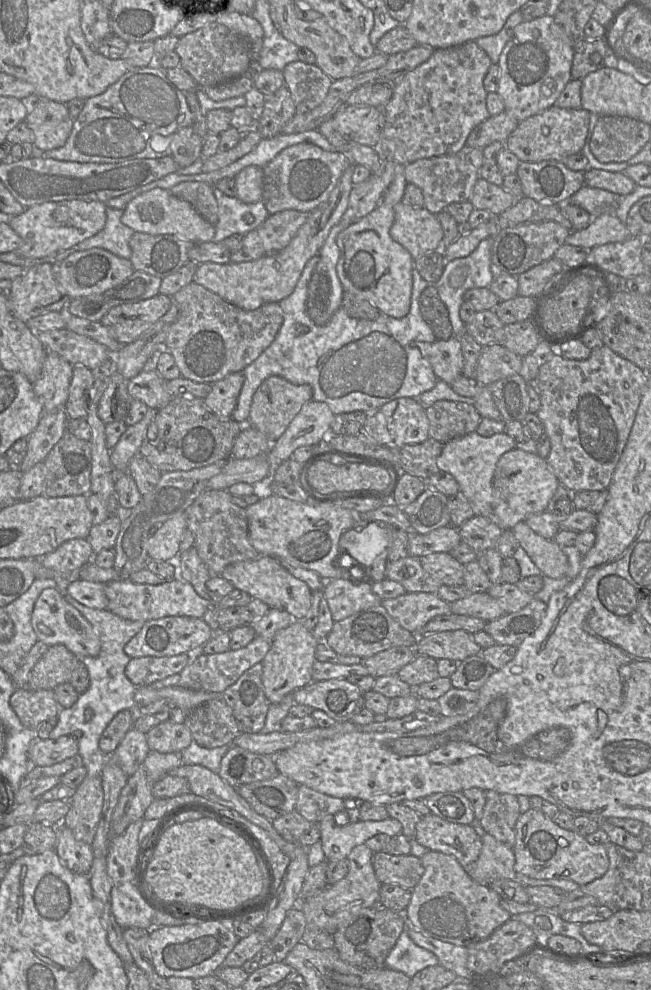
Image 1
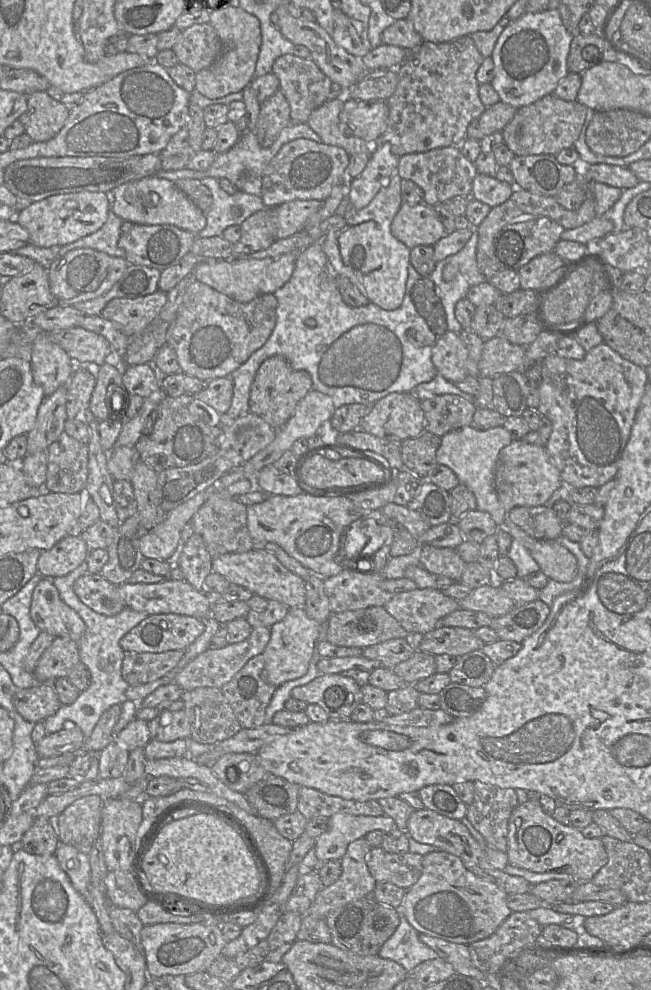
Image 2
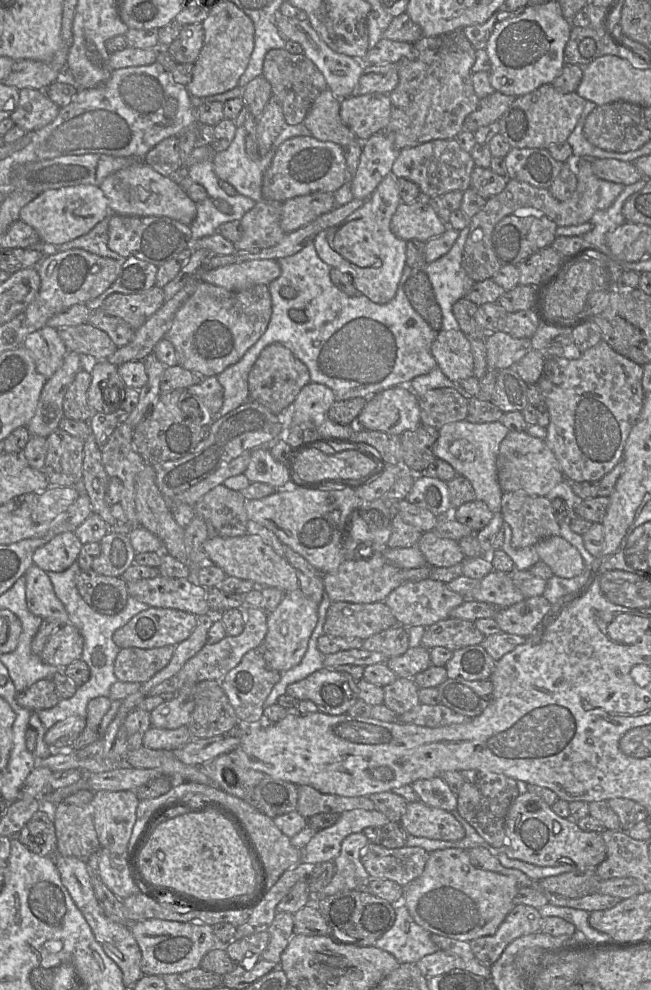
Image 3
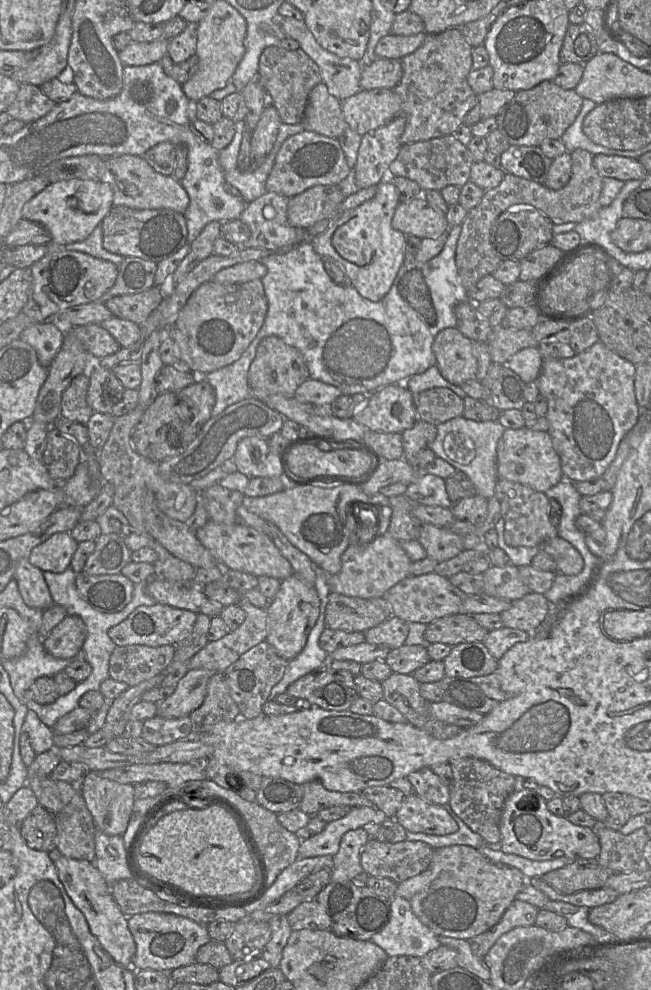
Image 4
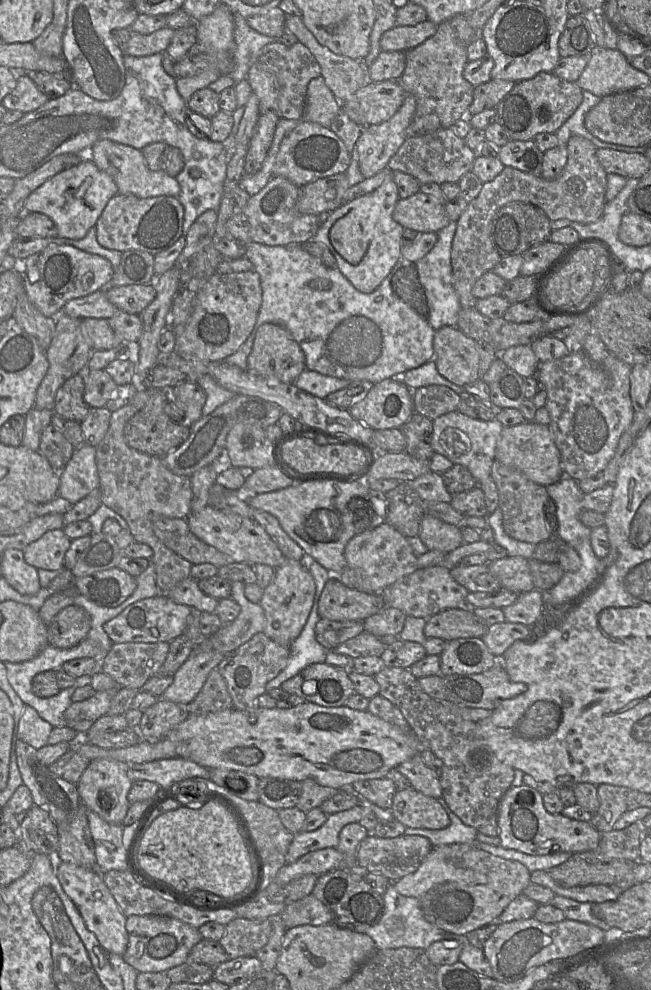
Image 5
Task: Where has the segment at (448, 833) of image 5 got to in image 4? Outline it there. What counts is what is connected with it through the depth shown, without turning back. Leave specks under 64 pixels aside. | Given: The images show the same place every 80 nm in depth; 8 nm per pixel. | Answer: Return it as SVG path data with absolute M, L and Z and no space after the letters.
M449 804L443 806L450 816L456 821L458 830L455 833L438 836L425 833L412 833L407 831L406 836L411 841L422 841L430 845L434 850L454 845L466 845L479 849L487 847L494 851L501 851L501 841L498 844L490 844L477 833L473 832L463 821L456 815Z

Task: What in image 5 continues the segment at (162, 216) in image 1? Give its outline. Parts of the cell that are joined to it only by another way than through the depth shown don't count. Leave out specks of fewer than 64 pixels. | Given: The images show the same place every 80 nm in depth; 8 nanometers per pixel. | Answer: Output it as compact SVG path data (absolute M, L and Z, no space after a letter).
M100 140L86 152L95 165L107 173L115 182L118 193L132 194L138 198L152 198L158 196L177 197L181 188L178 181L165 171L152 171L147 166L141 150L116 143L111 140Z

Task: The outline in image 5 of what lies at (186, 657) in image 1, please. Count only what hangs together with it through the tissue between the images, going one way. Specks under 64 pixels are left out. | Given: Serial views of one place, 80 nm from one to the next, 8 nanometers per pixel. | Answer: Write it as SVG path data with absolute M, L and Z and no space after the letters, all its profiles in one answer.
M168 642L156 643L113 643L104 658L102 672L114 679L120 688L141 689L145 682L158 674L169 651Z

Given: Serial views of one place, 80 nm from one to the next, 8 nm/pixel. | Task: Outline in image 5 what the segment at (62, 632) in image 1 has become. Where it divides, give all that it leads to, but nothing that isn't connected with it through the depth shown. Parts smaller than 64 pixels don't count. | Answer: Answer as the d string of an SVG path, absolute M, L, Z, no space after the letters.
M11 549L4 553L1 577L23 595L34 595L41 589L38 569L27 564L22 550Z

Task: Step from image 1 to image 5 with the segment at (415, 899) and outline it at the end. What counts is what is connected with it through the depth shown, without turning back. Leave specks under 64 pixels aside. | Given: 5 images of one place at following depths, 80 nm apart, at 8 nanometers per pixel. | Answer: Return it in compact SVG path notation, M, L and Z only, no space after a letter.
M471 847L459 857L459 866L484 874L486 883L446 882L436 885L419 898L425 918L445 932L466 935L491 923L530 884L530 871L522 863L494 856L477 847Z

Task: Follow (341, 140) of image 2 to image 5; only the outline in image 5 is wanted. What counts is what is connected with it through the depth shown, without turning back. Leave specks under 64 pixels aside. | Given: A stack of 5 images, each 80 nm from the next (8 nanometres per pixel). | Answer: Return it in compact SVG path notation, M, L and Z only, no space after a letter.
M322 76L309 82L302 120L318 123L329 128L341 110L342 103L327 87Z

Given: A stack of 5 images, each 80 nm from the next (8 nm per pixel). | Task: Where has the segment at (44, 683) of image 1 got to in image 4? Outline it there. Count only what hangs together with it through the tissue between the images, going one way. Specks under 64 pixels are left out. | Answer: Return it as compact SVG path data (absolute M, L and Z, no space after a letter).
M66 615L44 639L43 645L55 658L72 659L81 653L86 637L83 620L75 615Z

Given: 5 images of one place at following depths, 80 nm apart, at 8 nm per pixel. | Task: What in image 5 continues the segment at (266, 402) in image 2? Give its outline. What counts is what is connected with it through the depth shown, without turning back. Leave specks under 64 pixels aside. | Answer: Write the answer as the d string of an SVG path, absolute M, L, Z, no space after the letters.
M266 322L258 328L247 359L248 371L294 384L305 369L302 349L283 326Z

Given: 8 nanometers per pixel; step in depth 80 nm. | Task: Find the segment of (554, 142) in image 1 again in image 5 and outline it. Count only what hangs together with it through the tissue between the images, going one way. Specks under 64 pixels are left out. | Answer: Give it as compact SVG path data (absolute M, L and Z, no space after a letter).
M541 72L535 77L516 82L496 107L497 122L503 127L510 140L533 140L543 132L556 133L582 102L583 90L576 82L558 78L554 73Z

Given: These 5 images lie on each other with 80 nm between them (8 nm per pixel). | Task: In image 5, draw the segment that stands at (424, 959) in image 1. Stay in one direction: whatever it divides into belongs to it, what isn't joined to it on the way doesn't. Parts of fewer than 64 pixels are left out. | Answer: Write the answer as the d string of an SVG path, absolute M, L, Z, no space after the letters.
M393 883L389 884L382 897L385 904L385 912L380 922L368 929L366 932L366 934L375 942L378 949L395 949L401 947L409 947L426 950L433 942L445 939L445 933L449 933L438 928L425 918L420 906L419 899L399 894L395 890Z

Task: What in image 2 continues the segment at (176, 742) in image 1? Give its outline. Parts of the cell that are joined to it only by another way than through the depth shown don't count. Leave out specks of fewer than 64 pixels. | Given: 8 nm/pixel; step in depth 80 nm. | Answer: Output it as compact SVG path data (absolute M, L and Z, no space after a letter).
M184 709L163 710L147 724L150 740L173 742L178 739L189 740L191 737L190 723Z

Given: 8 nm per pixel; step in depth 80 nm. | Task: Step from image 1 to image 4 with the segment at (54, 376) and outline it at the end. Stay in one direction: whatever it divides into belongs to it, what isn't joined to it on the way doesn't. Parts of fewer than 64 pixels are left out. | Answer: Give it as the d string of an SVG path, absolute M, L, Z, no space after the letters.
M47 322L29 326L20 338L33 347L39 363L49 368L63 344L64 335L56 324Z

